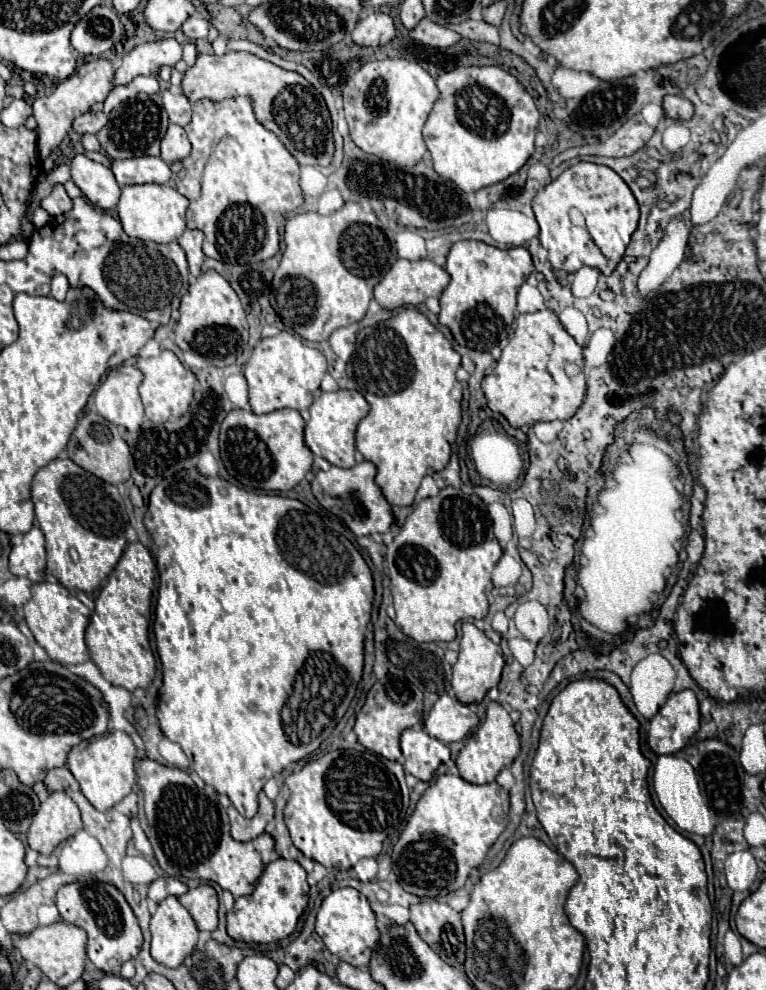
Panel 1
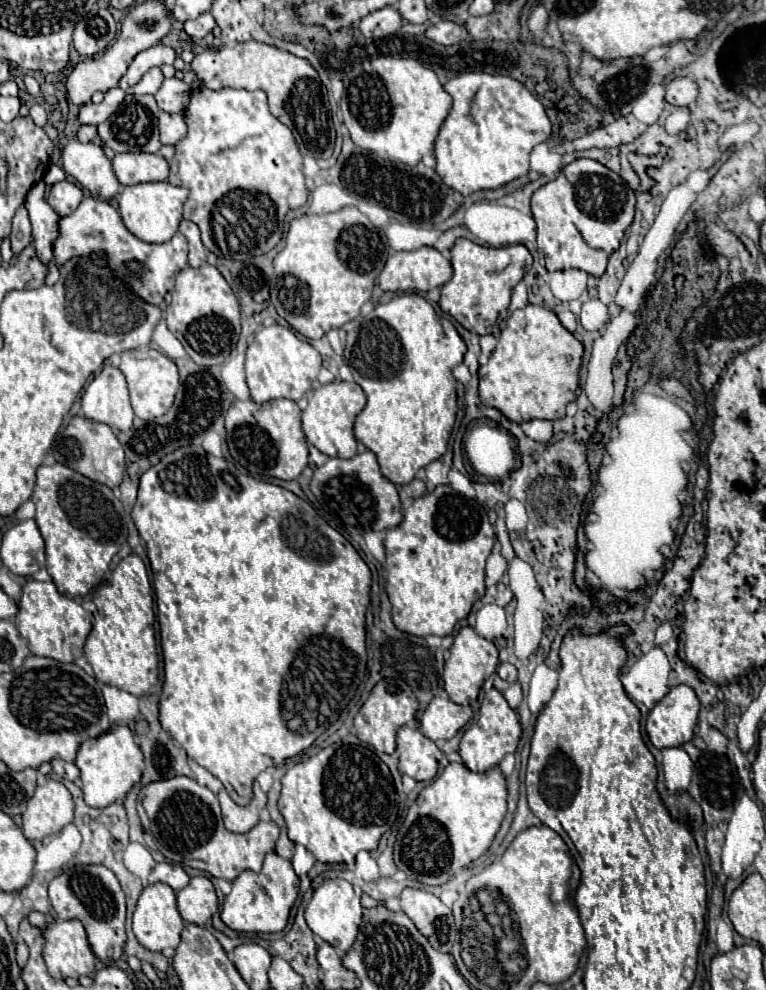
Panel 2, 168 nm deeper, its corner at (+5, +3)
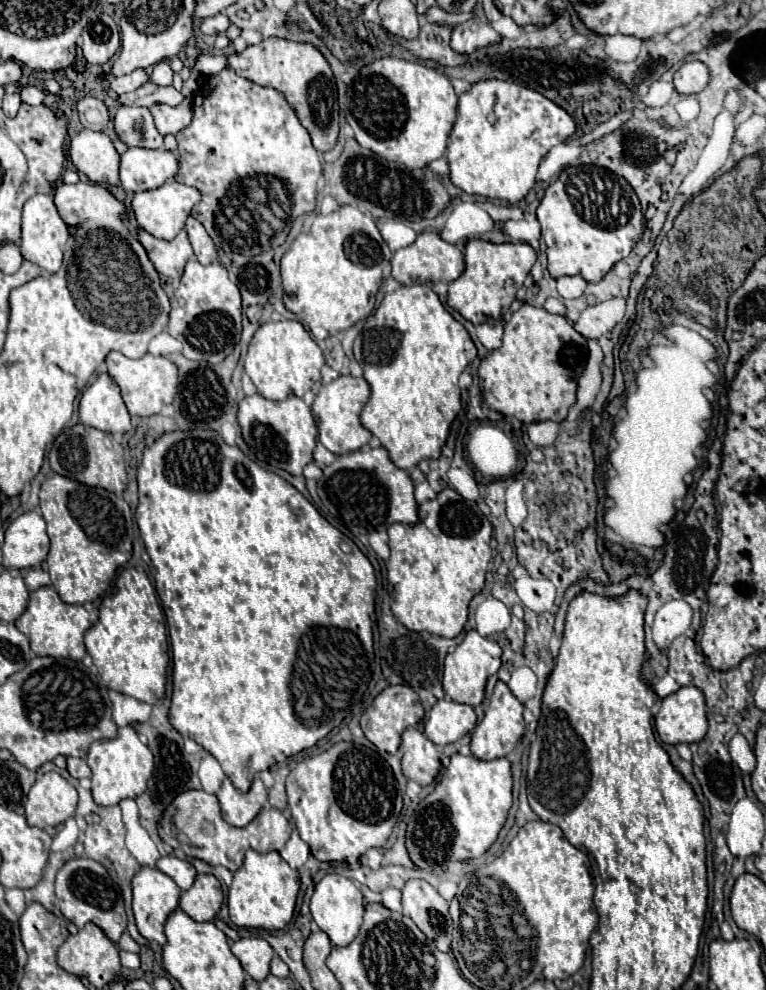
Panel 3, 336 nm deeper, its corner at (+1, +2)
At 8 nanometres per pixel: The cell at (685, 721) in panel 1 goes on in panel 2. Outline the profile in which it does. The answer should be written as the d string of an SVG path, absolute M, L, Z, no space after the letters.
M688 685L672 687L648 713L646 733L656 749L680 747L694 735L700 701Z

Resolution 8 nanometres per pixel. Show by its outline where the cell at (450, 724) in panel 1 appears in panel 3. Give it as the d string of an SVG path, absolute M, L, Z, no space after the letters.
M450 698L438 700L424 724L424 734L436 744L444 746L458 742L476 726L476 714L468 704L458 704Z

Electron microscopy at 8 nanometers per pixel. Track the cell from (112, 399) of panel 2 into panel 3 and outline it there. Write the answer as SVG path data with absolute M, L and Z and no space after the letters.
M106 372L98 374L96 382L84 390L78 416L82 424L108 434L126 434L132 428L120 390Z

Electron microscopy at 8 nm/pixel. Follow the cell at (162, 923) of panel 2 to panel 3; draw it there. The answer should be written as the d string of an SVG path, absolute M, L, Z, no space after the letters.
M142 866L134 874L134 878L132 878L132 910L134 910L136 926L146 940L154 940L160 946L166 944L164 922L170 916L170 912L174 912L178 908L178 900L180 900L180 888L176 886L176 882L170 876L166 876L158 868Z

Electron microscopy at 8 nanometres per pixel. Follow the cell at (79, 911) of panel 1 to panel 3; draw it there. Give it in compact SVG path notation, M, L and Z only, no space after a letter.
M74 858L66 862L56 876L56 904L60 912L74 922L78 928L84 928L86 922L100 926L112 942L118 942L120 934L126 930L126 912L124 900L118 884L110 878L108 870L96 860Z

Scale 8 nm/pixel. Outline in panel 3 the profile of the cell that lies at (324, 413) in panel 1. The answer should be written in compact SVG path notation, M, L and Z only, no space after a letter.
M338 376L336 380L324 384L320 392L314 398L312 410L318 420L318 440L332 452L332 454L348 454L354 450L364 448L372 434L362 426L360 422L360 412L364 404L370 398L370 386L364 378L354 378L354 376Z

